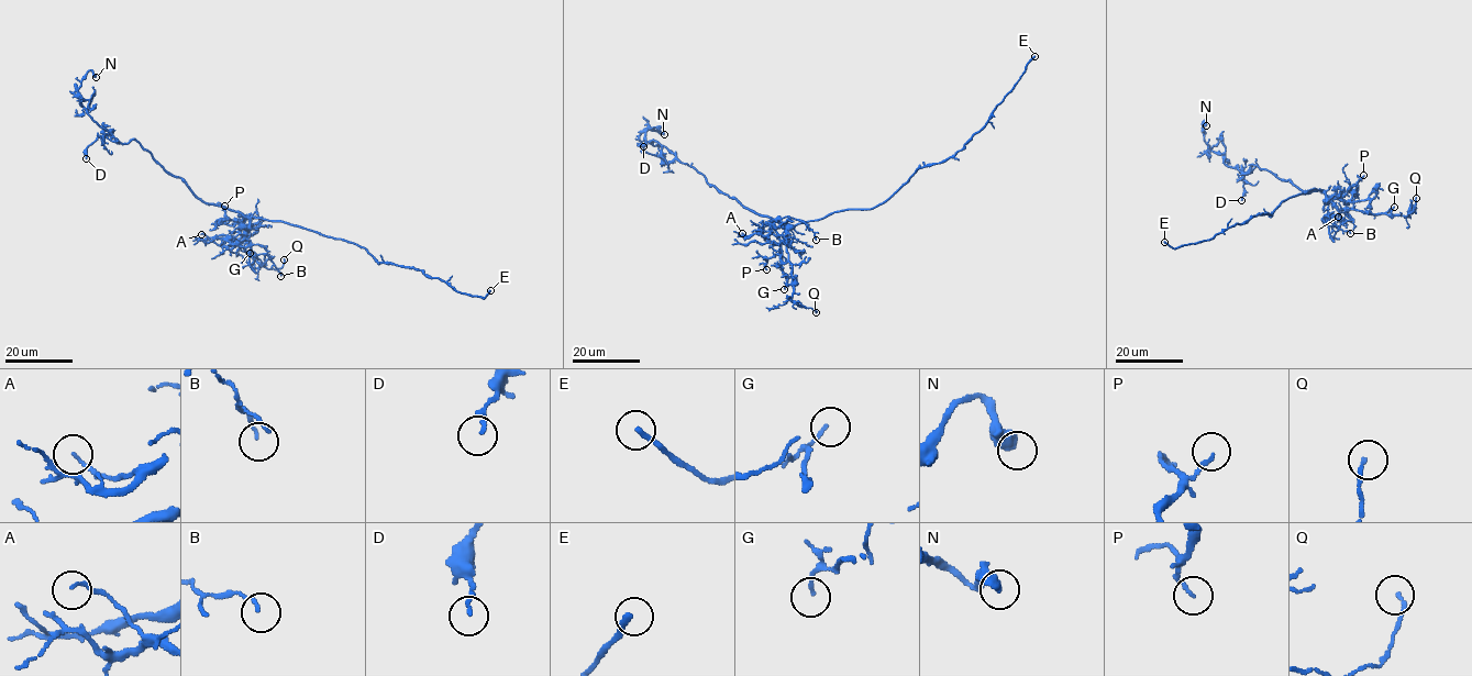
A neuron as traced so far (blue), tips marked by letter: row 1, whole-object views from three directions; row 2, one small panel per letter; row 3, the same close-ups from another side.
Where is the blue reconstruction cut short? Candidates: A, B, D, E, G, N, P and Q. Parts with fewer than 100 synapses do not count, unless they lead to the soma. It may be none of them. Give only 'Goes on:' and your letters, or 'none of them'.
Goes on: E

